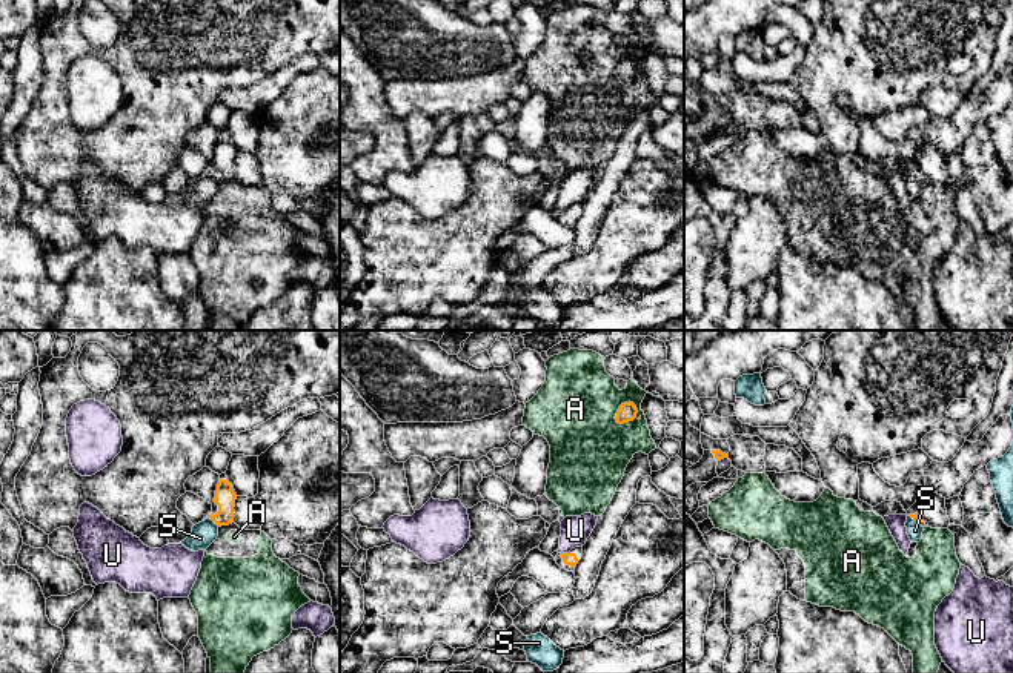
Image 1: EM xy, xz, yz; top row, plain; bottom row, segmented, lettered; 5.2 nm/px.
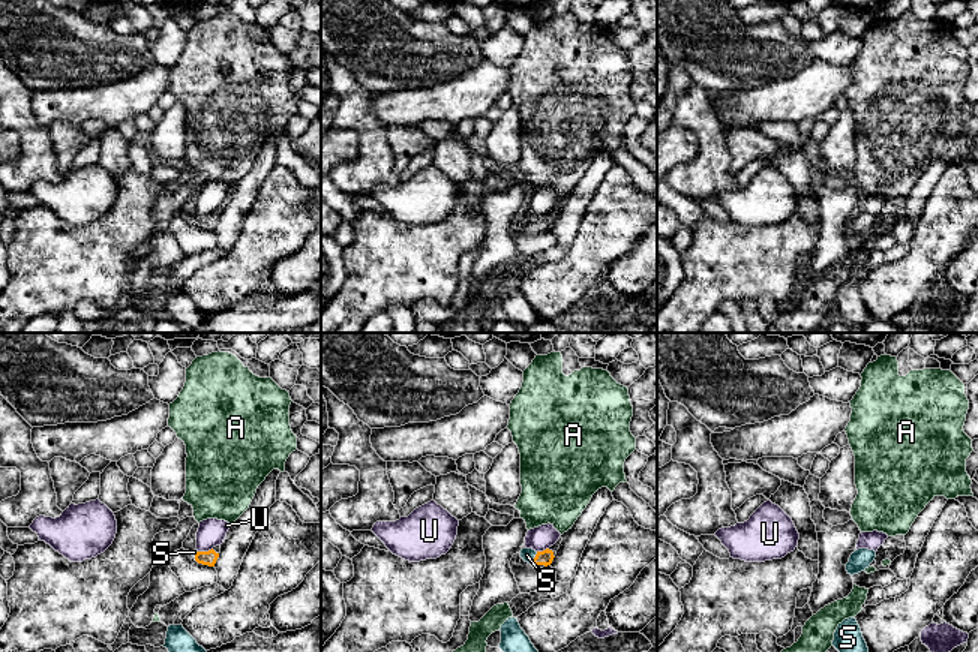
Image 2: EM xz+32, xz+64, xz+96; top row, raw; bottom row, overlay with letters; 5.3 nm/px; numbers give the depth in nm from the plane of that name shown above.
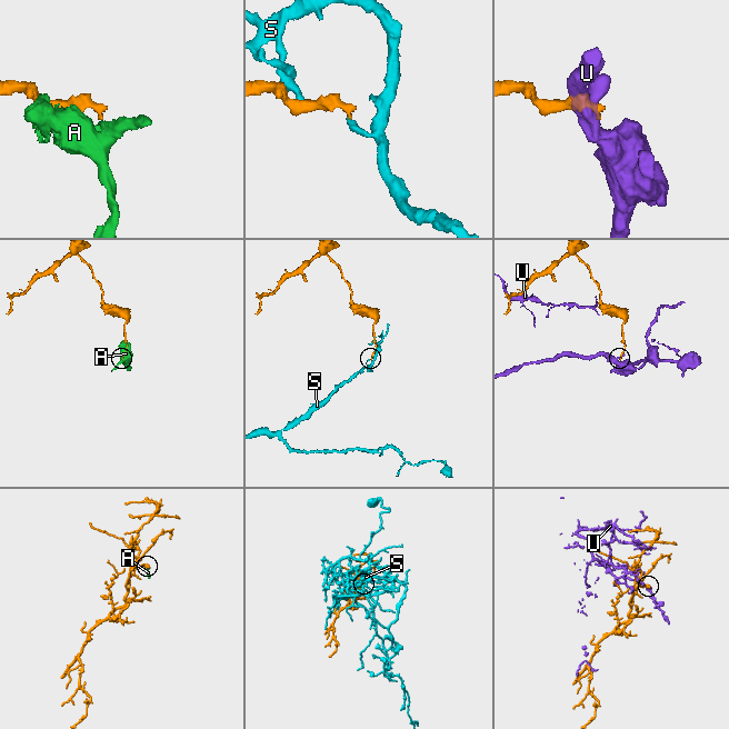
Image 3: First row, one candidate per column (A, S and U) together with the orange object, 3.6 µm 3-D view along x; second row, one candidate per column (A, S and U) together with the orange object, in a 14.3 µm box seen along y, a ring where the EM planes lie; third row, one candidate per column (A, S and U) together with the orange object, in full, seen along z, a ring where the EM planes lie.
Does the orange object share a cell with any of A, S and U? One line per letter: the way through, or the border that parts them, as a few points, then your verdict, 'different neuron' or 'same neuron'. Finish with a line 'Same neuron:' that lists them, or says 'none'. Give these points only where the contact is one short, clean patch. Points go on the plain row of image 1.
A: different neuron
S: border along xy (209, 172), (219, 182); different neuron
U: different neuron
Same neuron: none

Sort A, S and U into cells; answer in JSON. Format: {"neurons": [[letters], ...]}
{"neurons": [["A"], ["S"], ["U"]]}

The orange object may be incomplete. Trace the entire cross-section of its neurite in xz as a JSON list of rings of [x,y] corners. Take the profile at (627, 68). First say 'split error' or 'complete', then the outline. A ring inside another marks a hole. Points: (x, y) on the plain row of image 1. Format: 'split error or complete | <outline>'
complete | [[[629,57],[619,61],[615,75],[618,80],[624,80],[633,77],[636,74],[636,69],[638,69],[636,61]]]

